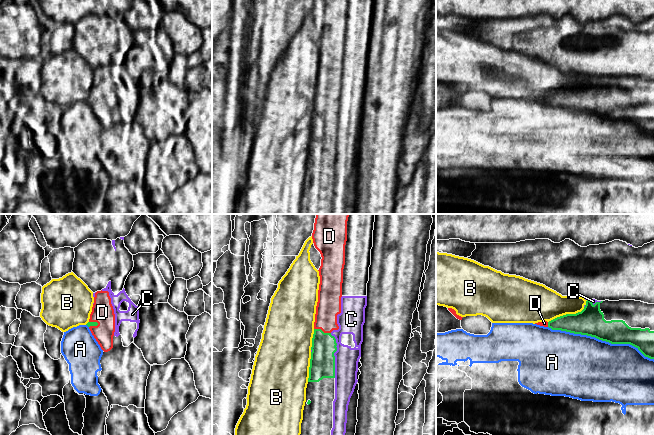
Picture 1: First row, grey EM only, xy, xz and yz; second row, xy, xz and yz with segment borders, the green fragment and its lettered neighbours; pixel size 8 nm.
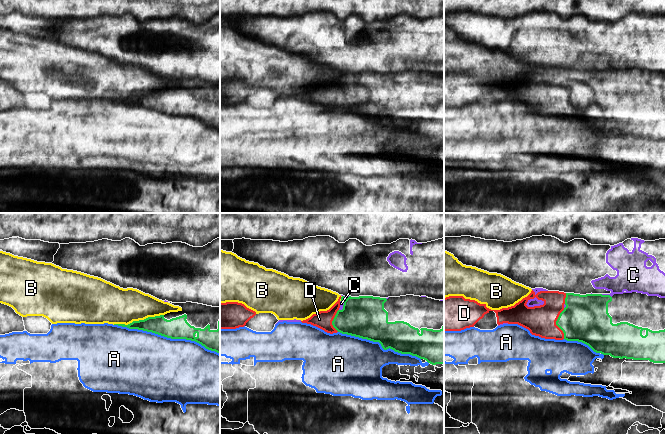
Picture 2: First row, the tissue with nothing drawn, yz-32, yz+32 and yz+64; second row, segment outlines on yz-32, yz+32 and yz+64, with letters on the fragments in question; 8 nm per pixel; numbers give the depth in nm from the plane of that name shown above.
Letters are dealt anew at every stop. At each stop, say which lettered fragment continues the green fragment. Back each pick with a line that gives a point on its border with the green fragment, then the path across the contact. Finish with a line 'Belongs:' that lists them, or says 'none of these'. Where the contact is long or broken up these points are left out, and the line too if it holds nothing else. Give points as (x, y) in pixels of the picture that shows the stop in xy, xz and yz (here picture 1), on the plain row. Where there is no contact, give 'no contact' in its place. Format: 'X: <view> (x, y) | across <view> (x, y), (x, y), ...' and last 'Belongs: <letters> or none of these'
D: xz (321, 106) | across xz (322, 137), (321, 106), (325, 99), (328, 82)
Belongs: D

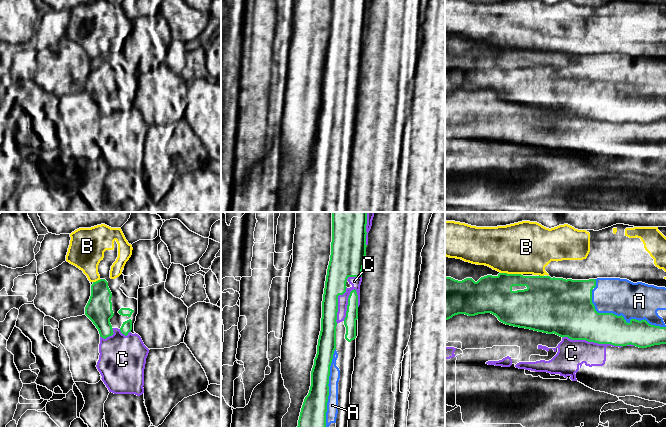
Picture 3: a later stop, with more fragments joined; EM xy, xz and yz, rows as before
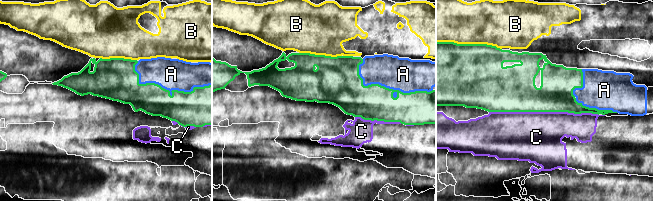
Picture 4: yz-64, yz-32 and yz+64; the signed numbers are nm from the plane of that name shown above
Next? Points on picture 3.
A: yz (616, 91)
Belongs: A

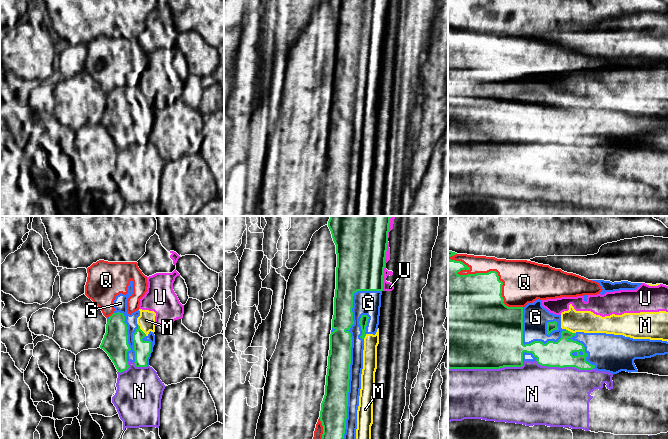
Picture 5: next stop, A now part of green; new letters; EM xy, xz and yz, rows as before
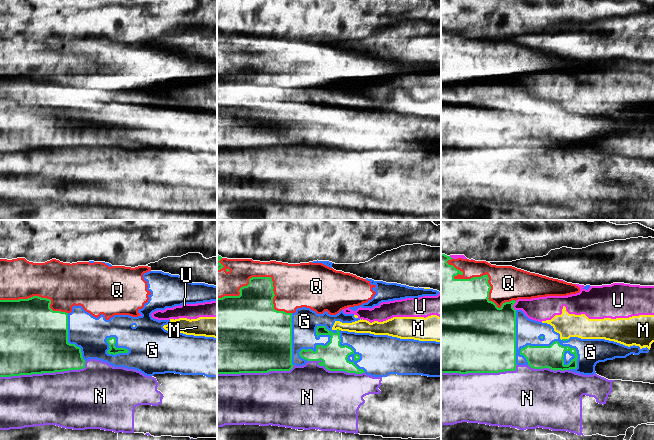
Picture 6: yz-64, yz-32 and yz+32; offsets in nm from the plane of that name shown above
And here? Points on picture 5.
Belongs: none of these

